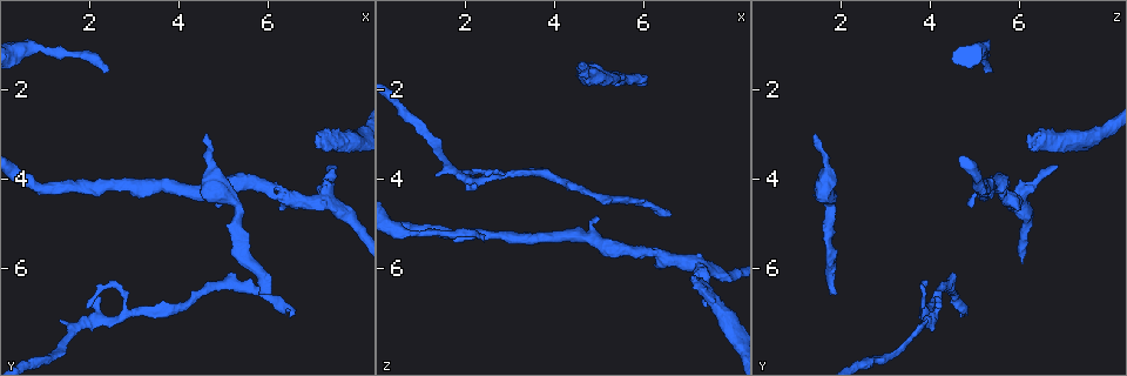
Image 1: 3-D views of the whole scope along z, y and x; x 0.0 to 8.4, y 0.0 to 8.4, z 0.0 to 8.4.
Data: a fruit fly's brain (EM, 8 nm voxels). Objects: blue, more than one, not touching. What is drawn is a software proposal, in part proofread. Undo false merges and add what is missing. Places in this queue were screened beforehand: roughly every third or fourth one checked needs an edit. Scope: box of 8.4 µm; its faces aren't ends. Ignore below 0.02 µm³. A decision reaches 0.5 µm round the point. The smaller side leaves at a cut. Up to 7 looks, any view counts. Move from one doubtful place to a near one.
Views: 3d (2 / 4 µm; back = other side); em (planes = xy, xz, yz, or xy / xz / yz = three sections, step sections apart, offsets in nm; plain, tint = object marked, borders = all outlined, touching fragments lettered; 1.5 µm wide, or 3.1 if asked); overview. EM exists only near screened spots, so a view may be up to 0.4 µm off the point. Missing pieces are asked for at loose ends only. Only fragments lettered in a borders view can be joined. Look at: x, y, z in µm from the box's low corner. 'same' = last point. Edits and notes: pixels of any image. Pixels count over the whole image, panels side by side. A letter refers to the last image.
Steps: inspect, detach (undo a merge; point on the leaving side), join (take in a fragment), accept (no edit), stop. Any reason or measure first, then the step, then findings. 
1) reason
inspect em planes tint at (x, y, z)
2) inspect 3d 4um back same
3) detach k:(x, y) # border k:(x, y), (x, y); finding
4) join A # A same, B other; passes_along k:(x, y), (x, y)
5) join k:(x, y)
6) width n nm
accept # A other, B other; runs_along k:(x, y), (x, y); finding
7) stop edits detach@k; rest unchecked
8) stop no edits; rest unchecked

long arm stops here
inspect 3d 4um at (2.45, 1.55, 5.40)

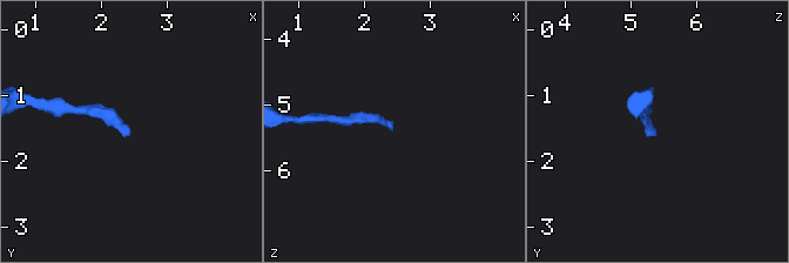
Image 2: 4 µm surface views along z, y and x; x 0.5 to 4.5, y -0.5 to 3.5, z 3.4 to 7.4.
need the tissue
inspect em yz step 4 borders at (2.40, 1.60, 5.45)

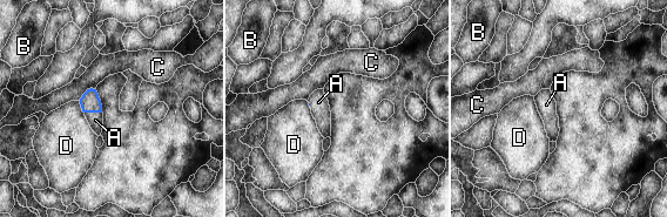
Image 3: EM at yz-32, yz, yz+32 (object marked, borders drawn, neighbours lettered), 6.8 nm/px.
another direction
inspect em planes borders same

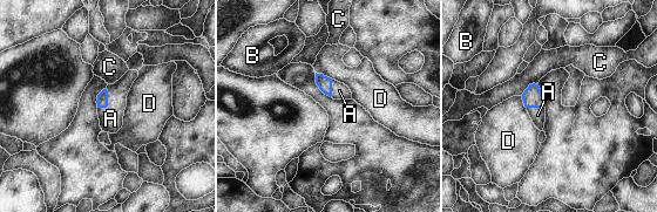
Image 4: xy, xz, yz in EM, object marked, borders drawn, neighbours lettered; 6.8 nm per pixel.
longest_contact A 150 nm
join A # A same, B other, C other, D other; passes_along 4:(102, 97), (107, 102), (110, 118); it goes on there

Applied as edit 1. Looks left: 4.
see it whole again
inspect overview

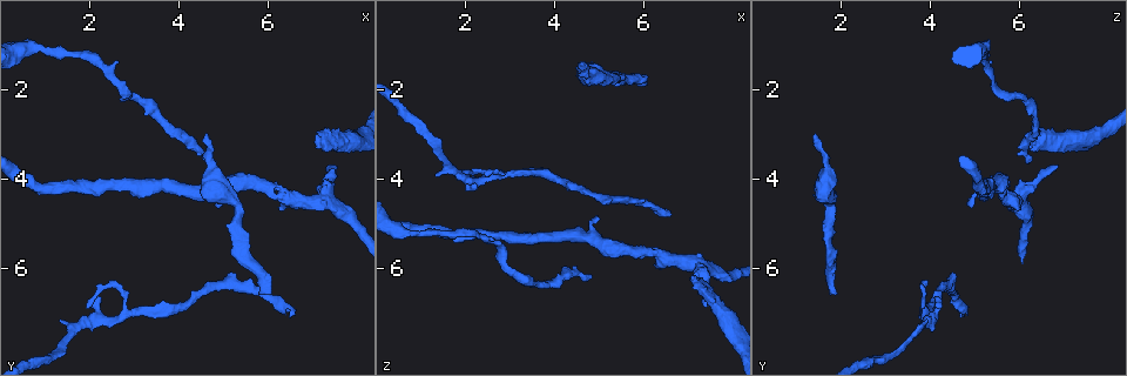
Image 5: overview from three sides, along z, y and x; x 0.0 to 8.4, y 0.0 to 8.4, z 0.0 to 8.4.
an open end
inspect em planes tint at (4.60, 3.05, 1.40)

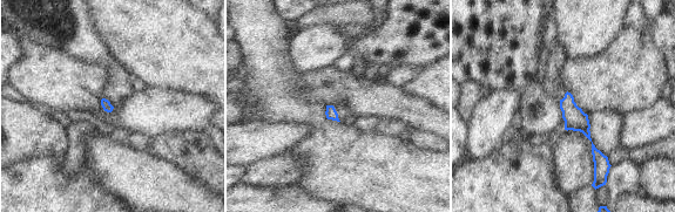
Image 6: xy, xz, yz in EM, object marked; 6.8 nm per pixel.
see the neighbours
inspect em planes borders same

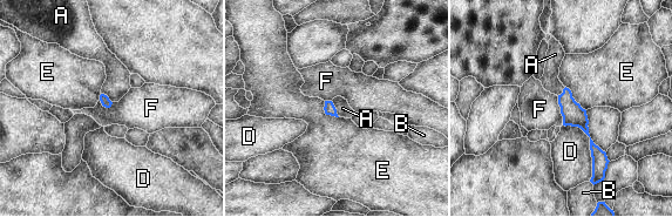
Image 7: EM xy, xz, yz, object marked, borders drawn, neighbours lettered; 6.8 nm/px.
longest_contact D 380 nm
join A # A same, B other, D other, E other, F other; passes_along 7:(330, 109), (336, 109), (343, 108); the neuron continues

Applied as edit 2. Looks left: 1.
inspect em planes borders at (4.80, 3.65, 6.25)

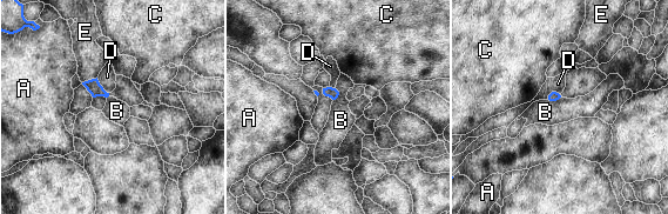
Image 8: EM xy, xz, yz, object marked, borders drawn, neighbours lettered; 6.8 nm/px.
accept # A other, B other, C other, D other, E other; border 8:(335, 87), (338, 95), (334, 100); no lettered fragment goes on from it

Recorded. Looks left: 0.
stop edits join@4, join@7; rest unchecked

